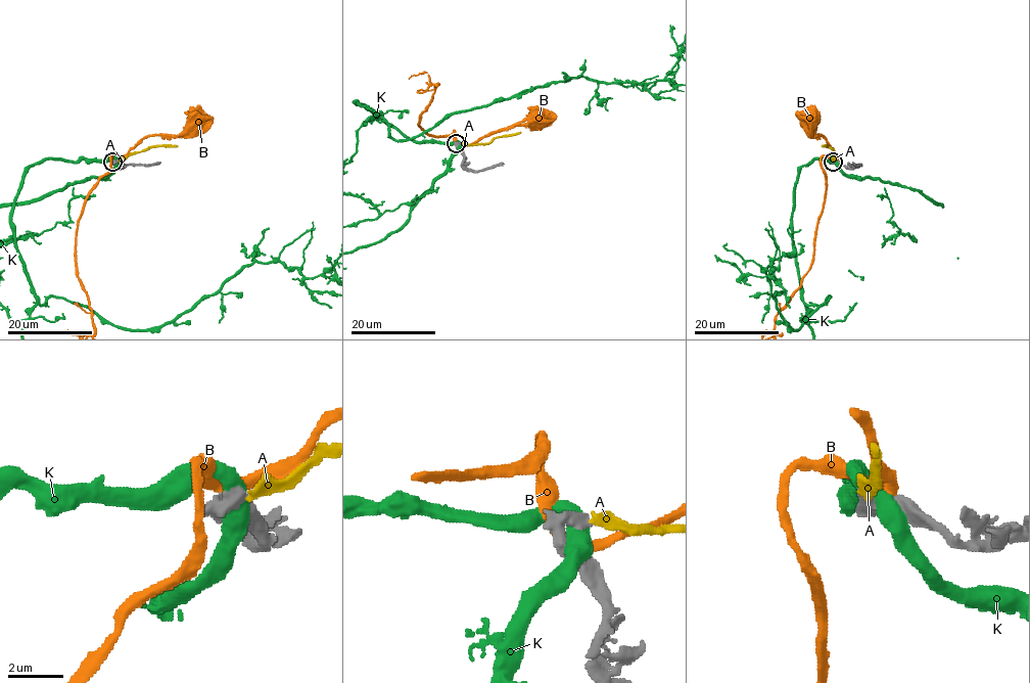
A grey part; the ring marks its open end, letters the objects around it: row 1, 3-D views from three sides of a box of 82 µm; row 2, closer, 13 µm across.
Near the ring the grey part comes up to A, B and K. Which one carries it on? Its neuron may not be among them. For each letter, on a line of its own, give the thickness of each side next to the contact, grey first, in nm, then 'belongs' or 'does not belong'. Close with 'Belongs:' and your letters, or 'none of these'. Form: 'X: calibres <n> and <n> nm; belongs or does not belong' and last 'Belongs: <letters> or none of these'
A: calibres 460 and 320 nm; does not belong
B: calibres 480 and 360 nm; does not belong
K: calibres 480 and 600 nm; does not belong
Belongs: none of these

